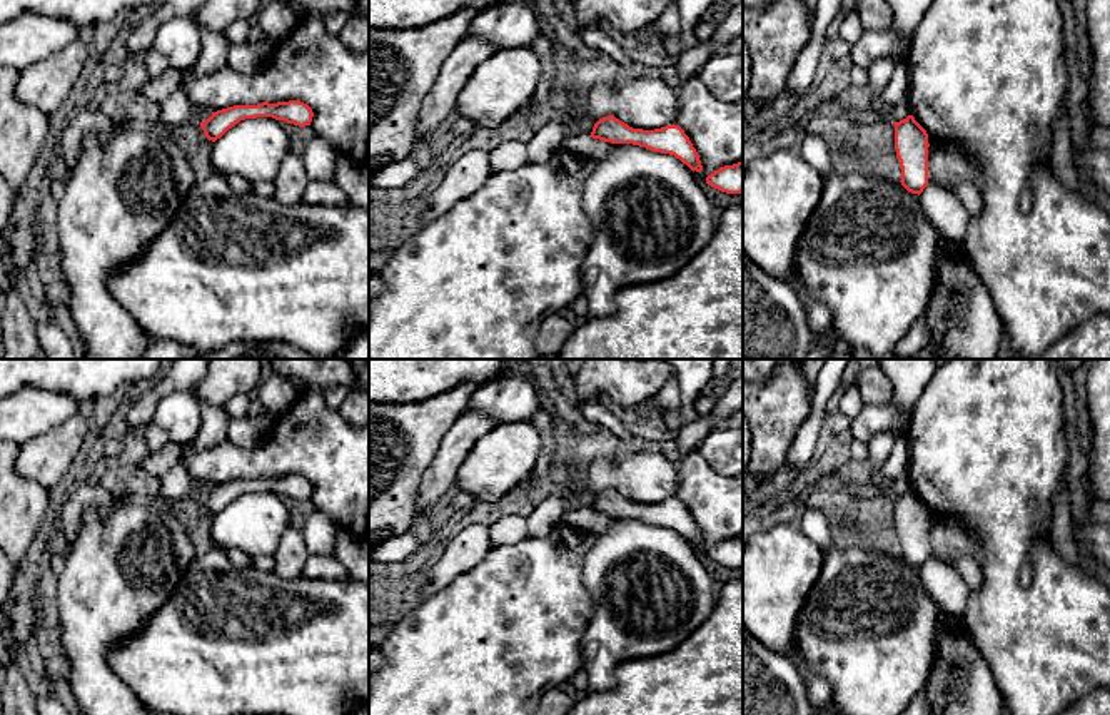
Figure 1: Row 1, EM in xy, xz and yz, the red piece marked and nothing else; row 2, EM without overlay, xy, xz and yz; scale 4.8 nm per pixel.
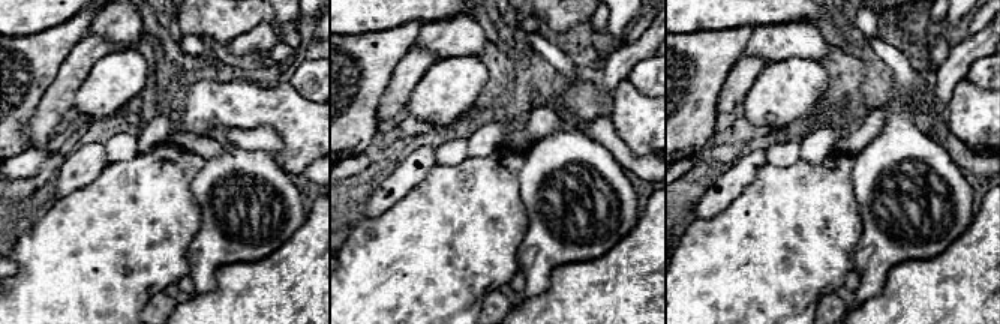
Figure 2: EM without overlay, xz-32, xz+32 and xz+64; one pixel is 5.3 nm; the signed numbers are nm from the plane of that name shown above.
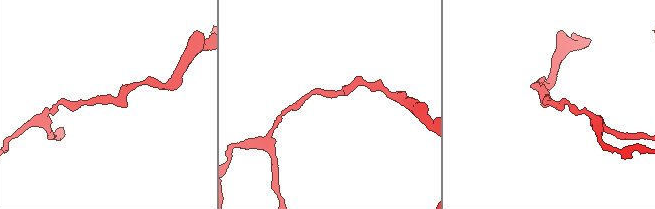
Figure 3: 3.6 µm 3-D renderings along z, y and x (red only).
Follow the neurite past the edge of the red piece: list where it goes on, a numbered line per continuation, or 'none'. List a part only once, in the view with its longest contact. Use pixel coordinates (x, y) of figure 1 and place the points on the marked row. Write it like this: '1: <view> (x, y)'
none

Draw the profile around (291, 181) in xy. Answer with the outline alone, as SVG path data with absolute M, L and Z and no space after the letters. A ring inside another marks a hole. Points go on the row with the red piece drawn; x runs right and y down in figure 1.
M290 149L274 179L275 184L274 199L287 205L297 204L300 202L309 182L310 179L307 177L304 167L302 152Z

